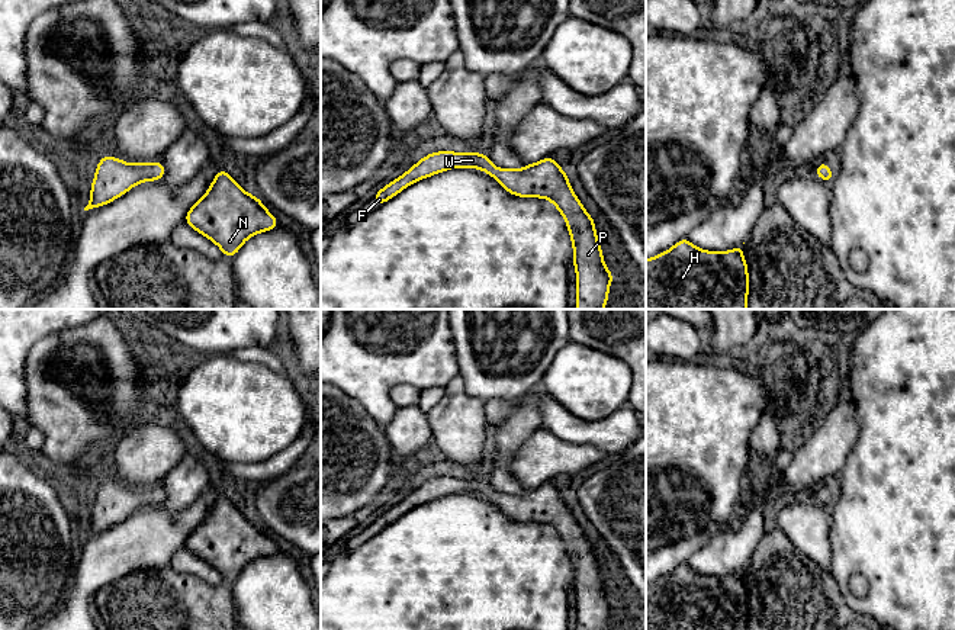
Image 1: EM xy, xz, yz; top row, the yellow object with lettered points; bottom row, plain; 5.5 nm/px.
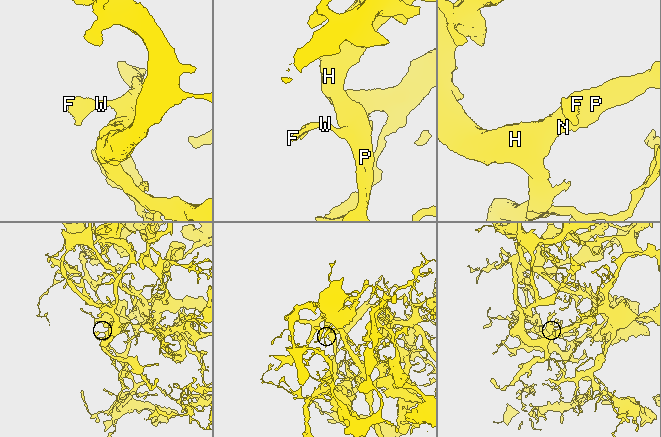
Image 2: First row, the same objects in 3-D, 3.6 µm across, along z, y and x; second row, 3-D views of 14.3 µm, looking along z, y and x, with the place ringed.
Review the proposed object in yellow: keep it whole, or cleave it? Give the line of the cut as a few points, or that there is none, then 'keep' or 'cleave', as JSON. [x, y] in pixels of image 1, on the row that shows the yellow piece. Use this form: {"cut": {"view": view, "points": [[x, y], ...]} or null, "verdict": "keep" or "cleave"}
{"cut": null, "verdict": "keep"}

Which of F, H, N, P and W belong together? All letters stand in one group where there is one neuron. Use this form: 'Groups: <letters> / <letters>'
Groups: F H N P W

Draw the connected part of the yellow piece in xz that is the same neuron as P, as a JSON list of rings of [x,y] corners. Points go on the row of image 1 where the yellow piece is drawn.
[[[438,151],[421,158],[401,177],[382,187],[372,200],[379,206],[415,181],[448,168],[479,168],[496,179],[518,197],[549,199],[562,213],[573,245],[572,261],[576,270],[576,309],[604,309],[608,302],[614,273],[604,264],[604,254],[595,232],[595,221],[569,184],[569,176],[552,158],[527,164],[524,168],[498,168],[486,154]]]

